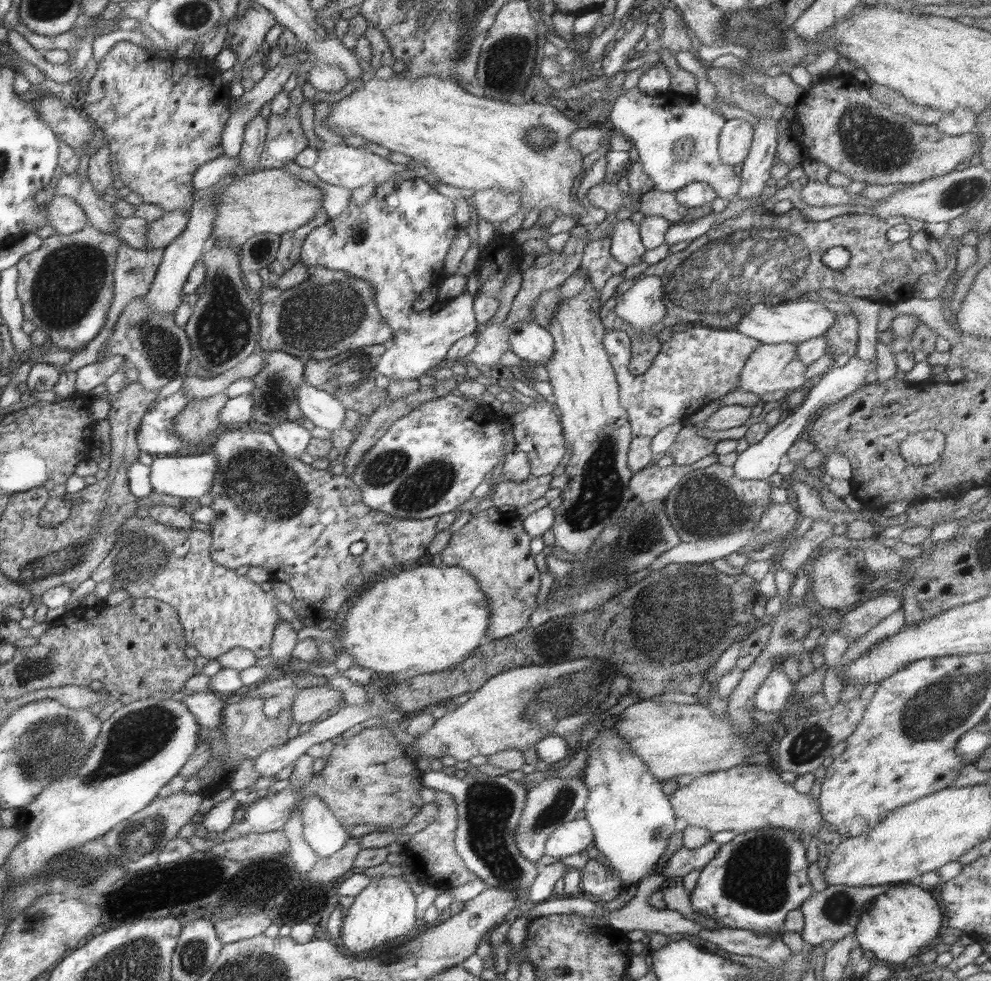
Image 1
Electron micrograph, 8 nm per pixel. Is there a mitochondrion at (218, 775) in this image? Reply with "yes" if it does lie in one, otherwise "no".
no

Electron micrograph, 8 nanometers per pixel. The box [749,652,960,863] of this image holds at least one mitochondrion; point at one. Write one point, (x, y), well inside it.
(812, 742)

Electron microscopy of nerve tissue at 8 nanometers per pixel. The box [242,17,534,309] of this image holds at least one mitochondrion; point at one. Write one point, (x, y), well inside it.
(503, 53)

